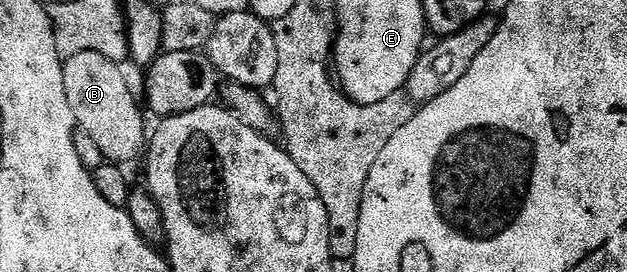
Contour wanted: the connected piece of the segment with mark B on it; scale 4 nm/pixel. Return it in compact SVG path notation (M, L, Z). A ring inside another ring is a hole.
M80 51L80 55L65 58L62 66L64 92L68 95L68 104L72 106L75 126L88 131L107 162L127 163L138 152L143 152L148 141L148 129L146 133L143 106L140 101L138 106L125 75L118 69L121 69L119 62L104 59L104 55L96 51Z

